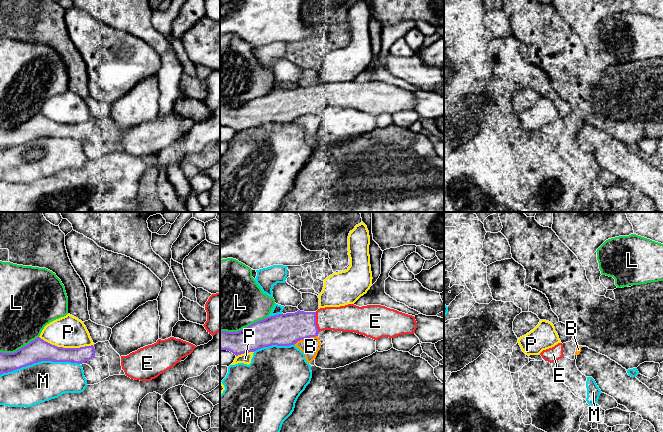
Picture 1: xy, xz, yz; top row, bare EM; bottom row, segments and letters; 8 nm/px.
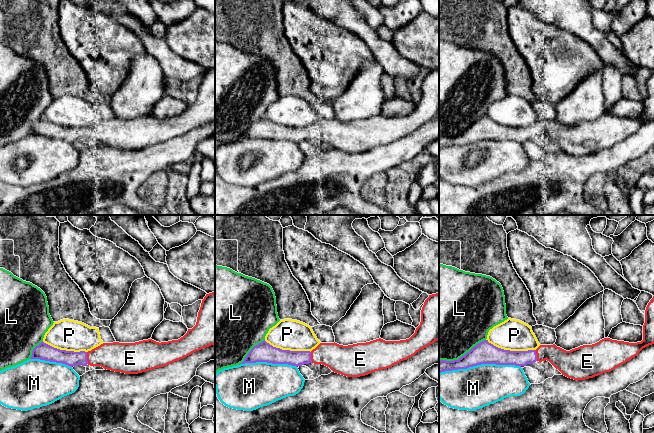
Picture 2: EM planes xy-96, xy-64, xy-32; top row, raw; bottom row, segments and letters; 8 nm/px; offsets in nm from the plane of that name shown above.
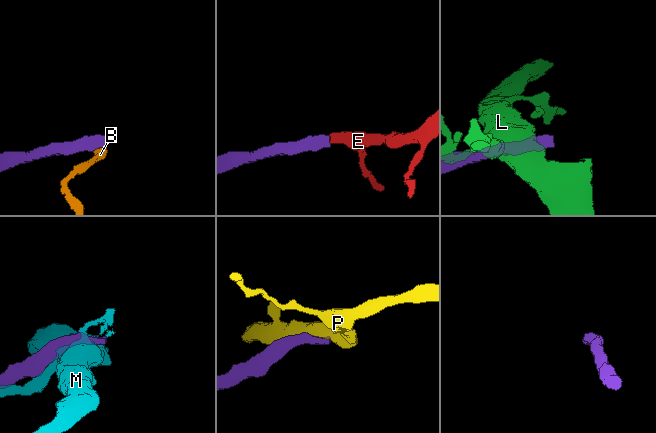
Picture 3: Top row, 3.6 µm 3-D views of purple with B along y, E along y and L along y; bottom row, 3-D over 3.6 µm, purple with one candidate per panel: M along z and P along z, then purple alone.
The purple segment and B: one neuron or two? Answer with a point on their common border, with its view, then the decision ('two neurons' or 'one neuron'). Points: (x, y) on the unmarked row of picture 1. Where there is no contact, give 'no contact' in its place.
xz (306, 113) | two neurons

